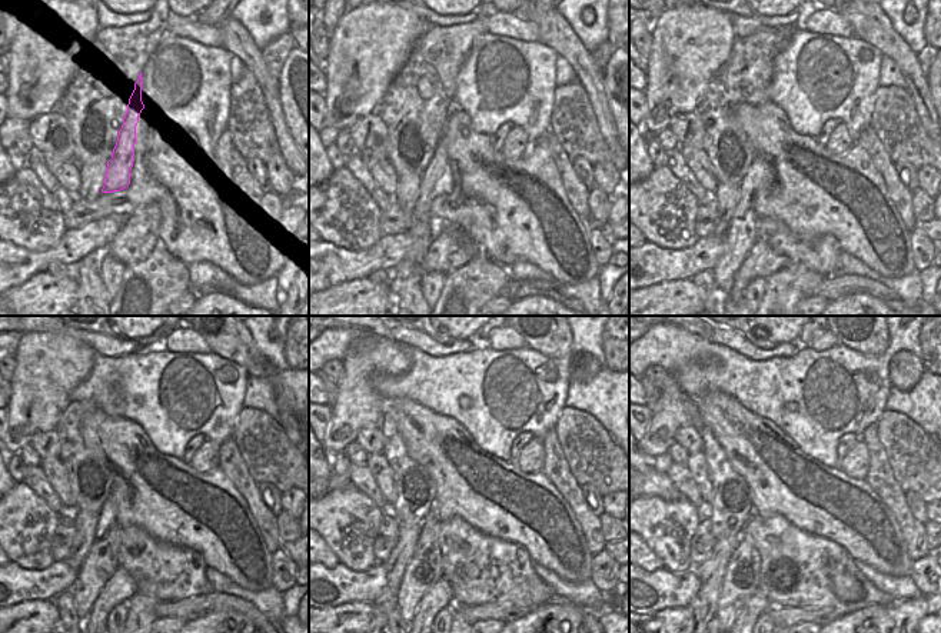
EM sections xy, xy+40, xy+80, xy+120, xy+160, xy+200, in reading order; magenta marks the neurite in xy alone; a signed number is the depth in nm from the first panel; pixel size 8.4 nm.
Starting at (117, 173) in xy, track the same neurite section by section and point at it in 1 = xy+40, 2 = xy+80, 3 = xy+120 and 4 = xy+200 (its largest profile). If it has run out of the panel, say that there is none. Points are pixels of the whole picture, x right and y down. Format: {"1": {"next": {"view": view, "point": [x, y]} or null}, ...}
{"1": {"next": {"view": "xy+40", "point": [438, 179]}}, "2": {"next": {"view": "xy+80", "point": [742, 233]}}, "3": {"next": {"view": "xy+120", "point": [100, 563]}}, "4": {"next": {"view": "xy+200", "point": [742, 576]}}}

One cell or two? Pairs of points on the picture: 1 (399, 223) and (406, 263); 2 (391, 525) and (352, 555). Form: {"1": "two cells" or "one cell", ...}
{"1": "two cells", "2": "two cells"}

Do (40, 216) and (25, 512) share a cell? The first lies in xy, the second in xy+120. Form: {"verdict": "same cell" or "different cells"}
{"verdict": "same cell"}

